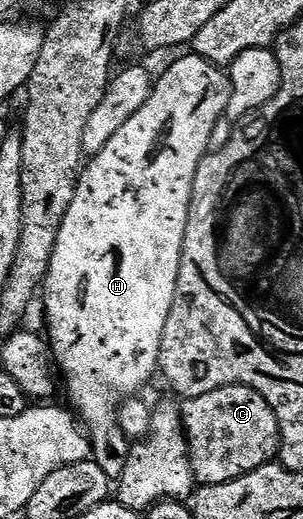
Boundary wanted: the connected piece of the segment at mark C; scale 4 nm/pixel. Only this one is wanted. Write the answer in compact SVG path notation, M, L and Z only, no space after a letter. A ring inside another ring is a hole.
M220 387L180 404L181 420L185 426L185 439L189 443L189 464L198 484L210 487L223 485L274 462L281 446L281 430L271 405L250 387Z

